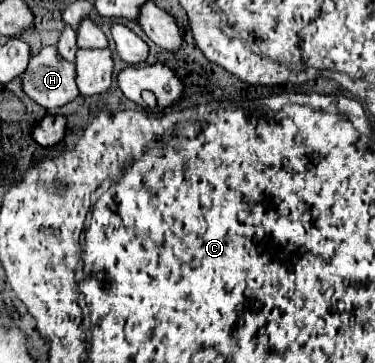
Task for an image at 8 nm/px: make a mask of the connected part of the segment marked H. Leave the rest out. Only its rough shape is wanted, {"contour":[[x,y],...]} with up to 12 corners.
{"contour":[[55,46],[31,56],[23,92],[45,110],[79,96]]}

